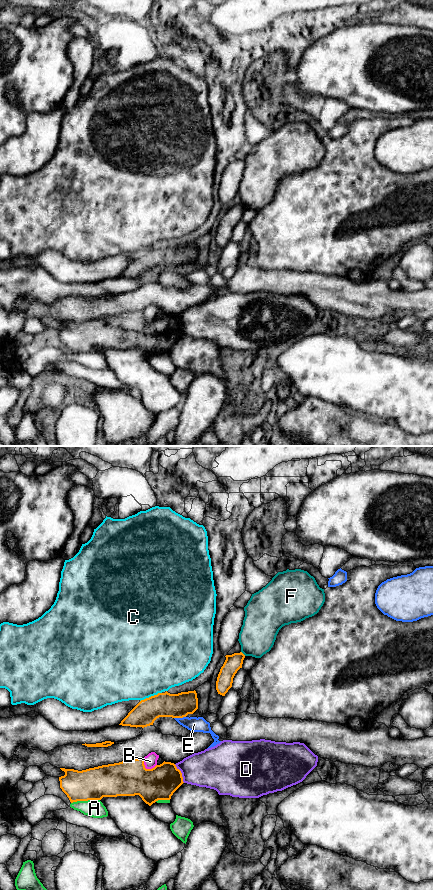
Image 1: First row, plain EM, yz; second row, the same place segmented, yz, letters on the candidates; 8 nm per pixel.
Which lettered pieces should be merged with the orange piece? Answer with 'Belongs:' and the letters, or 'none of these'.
Belongs: none of these

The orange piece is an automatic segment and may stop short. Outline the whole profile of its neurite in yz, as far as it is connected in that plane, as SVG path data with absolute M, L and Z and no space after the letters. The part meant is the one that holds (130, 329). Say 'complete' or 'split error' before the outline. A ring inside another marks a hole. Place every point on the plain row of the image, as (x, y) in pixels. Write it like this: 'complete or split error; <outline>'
complete; M144 310L125 312L119 315L102 317L86 322L78 323L74 321L60 320L65 324L64 328L59 329L60 340L67 347L70 354L101 352L103 349L135 348L139 347L142 352L151 358L158 352L170 352L173 345L184 335L181 323L174 315L163 314L152 321L146 321Z

